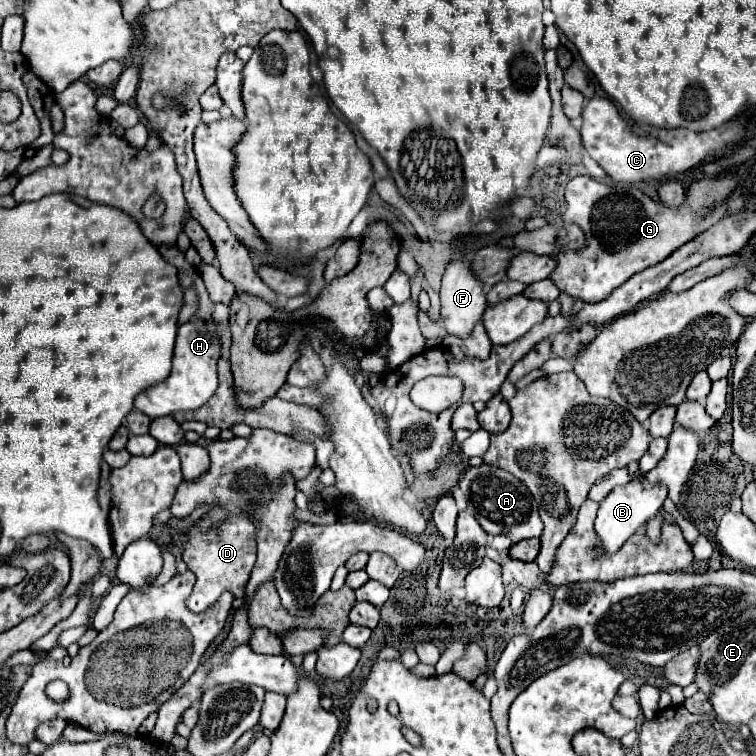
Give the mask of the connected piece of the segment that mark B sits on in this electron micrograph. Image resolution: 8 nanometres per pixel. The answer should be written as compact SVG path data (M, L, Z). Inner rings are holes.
M638 477L638 479L632 479L626 485L614 487L612 493L600 503L594 527L596 527L596 533L598 533L602 545L608 553L618 551L630 535L634 535L650 517L654 517L662 509L664 499L668 497L666 485L650 485L648 483L648 487L646 487L644 483L646 481Z

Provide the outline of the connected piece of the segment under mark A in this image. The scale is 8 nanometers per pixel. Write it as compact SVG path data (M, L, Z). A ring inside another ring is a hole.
M482 463L480 467L470 467L462 475L458 487L464 493L476 521L482 525L486 533L508 535L514 543L530 537L540 537L542 521L538 515L538 505L534 497L530 497L526 485L522 485L522 481L518 481L514 475L506 473L504 469L498 469L496 465Z

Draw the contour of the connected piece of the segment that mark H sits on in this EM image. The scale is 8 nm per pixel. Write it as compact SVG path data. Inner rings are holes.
M194 317L184 325L180 325L170 377L154 385L152 389L140 393L134 399L134 407L146 413L150 419L156 419L164 415L174 415L176 411L194 411L206 405L208 399L218 389L218 359L222 357L220 327L222 325L216 323L214 319L202 321L200 317Z

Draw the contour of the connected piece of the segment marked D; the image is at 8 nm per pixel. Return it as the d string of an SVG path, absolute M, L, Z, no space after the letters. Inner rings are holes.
M256 429L248 439L234 437L232 441L212 441L206 449L210 455L208 471L194 481L182 481L176 491L174 505L170 507L170 513L176 519L188 517L202 503L224 507L229 514L226 521L218 529L209 531L208 535L202 535L202 532L172 534L172 543L182 547L182 559L196 575L194 591L186 601L186 607L192 613L206 611L224 591L232 591L234 597L246 597L250 571L256 563L256 525L250 514L253 509L250 505L254 505L258 499L260 503L272 499L280 487L278 477L282 473L290 471L294 479L304 479L306 473L310 473L314 467L314 447L310 443L298 443L288 435L268 429ZM254 487L260 491L260 495L254 493Z

